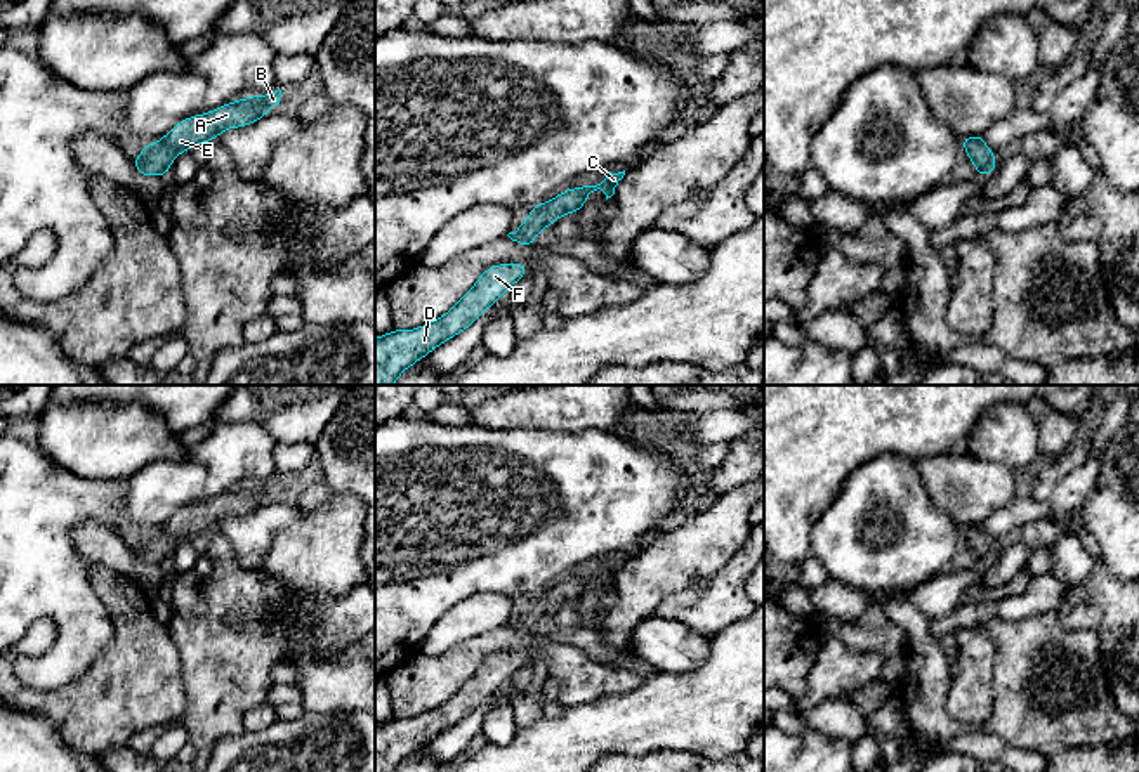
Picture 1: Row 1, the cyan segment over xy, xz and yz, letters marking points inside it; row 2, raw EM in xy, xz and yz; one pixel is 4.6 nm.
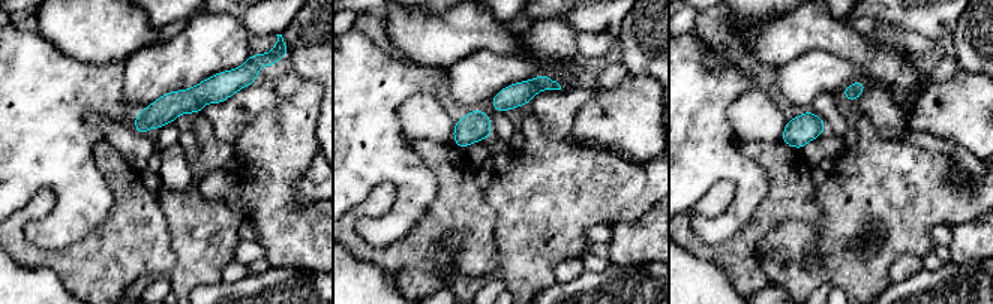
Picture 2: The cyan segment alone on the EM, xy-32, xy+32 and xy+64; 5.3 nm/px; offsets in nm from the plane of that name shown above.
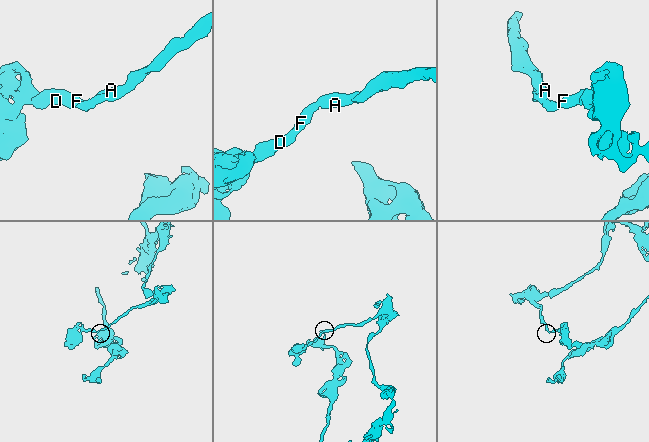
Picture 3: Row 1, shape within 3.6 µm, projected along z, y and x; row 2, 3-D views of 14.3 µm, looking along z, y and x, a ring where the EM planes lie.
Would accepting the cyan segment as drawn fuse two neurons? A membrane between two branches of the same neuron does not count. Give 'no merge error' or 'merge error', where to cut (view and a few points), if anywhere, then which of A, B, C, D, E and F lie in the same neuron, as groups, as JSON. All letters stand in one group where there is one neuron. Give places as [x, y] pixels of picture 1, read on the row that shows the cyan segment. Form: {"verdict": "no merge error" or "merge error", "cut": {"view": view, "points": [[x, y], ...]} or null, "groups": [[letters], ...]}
{"verdict": "no merge error", "cut": null, "groups": [["A", "B", "C", "D", "E", "F"]]}

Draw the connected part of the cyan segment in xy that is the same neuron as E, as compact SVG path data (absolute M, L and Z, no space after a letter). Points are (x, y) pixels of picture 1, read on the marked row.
M278 88L273 94L238 99L210 113L184 118L156 144L146 144L142 153L132 160L134 167L141 175L168 175L170 163L179 153L217 139L226 128L248 127L267 116L267 111L280 104L281 95Z

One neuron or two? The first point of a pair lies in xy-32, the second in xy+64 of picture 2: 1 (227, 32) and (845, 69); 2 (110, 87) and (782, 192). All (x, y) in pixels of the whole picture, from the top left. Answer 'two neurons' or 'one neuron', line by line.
1: one neuron
2: two neurons

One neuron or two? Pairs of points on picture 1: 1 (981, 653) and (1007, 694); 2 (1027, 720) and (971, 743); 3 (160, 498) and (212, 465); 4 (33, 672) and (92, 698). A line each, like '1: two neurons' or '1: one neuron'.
1: two neurons
2: two neurons
3: one neuron
4: two neurons

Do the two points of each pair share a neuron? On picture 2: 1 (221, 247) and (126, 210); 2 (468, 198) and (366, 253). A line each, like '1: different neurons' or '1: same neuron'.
1: different neurons
2: same neuron

